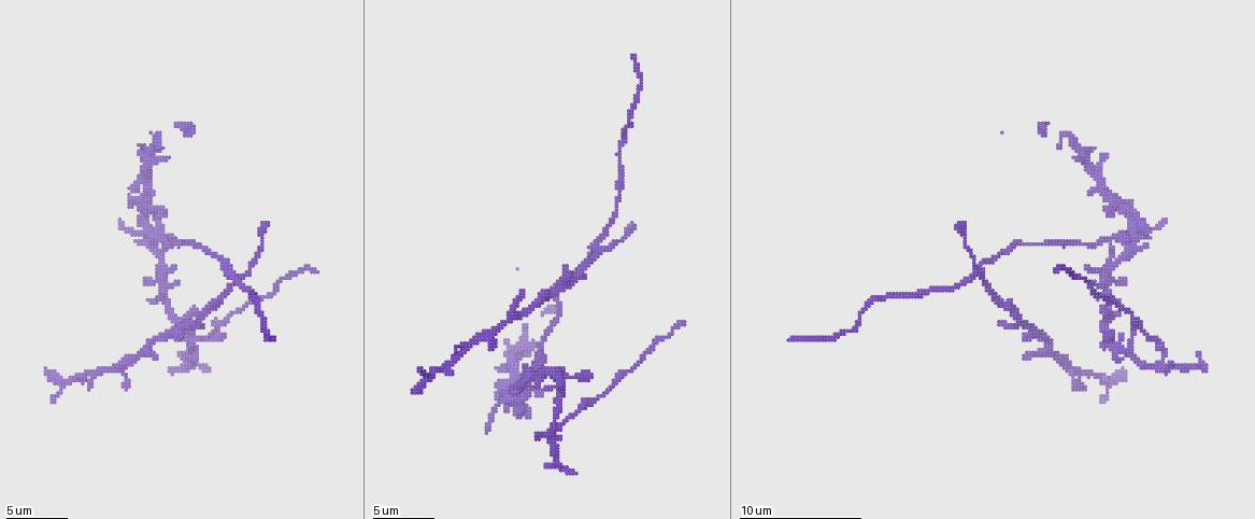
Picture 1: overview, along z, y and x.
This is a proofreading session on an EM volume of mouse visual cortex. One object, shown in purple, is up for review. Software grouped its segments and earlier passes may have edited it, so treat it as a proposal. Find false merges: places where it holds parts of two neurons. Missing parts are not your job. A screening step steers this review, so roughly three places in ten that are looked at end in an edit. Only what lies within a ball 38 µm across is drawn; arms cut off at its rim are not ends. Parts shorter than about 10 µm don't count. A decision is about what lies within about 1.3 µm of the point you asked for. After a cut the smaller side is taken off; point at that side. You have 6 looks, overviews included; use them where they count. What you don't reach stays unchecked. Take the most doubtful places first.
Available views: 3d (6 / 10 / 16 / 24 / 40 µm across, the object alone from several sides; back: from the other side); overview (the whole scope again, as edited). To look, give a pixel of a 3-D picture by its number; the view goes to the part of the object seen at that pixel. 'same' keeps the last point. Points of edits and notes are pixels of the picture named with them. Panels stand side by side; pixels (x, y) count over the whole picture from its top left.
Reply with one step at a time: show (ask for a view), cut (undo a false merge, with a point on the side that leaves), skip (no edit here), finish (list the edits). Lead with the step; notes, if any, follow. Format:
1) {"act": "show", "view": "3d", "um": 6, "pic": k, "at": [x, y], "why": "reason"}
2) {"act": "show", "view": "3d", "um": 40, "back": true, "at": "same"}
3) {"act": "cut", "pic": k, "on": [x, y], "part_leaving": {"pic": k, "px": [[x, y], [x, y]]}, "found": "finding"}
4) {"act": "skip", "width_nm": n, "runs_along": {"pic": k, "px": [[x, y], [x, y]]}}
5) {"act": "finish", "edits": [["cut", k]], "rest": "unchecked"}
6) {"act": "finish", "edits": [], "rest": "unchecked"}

{"act": "show", "view": "3d", "um": 16, "pic": 1, "at": [1160, 364], "why": "sharp bend"}

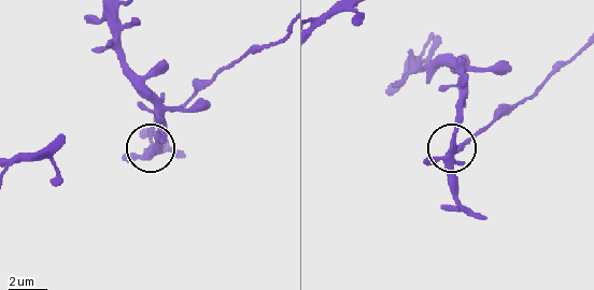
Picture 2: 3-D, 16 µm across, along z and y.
{"act": "show", "view": "3d", "um": 6, "pic": 2, "at": [151, 148]}

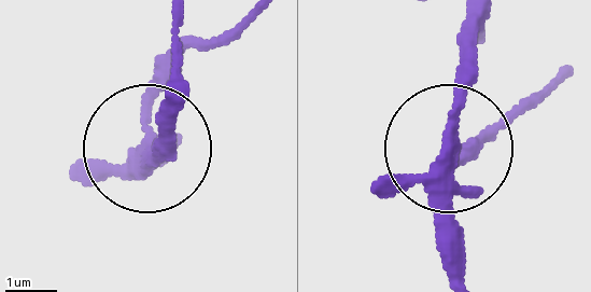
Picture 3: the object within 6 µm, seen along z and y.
{"act": "cut", "pic": 3, "on": [476, 139], "found": "two neurons meet here"}

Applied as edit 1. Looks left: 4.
{"act": "show", "view": "overview", "why": "see it whole again"}

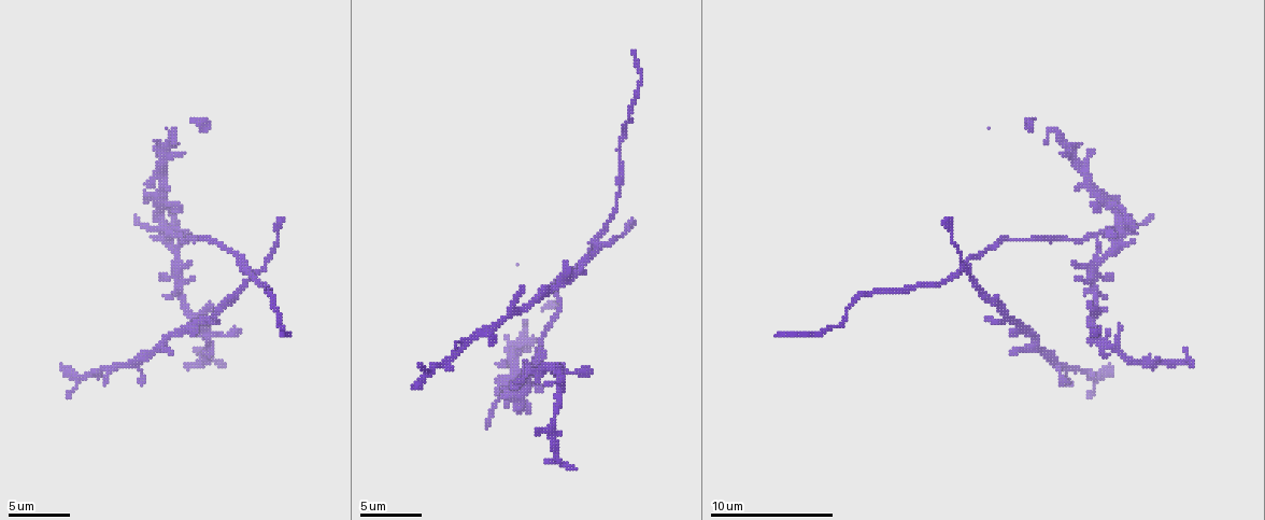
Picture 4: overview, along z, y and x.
{"act": "show", "view": "3d", "um": 6, "pic": 4, "at": [599, 240], "why": "four-way junction"}

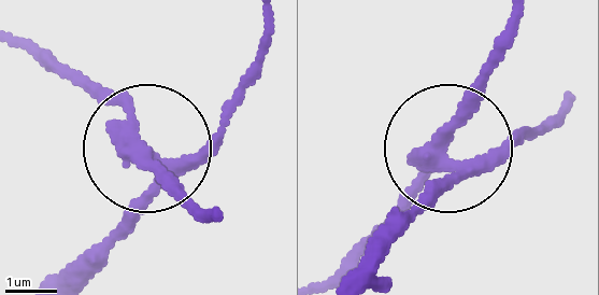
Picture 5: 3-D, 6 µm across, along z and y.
{"act": "cut", "pic": 5, "on": [138, 206], "arms": 4, "part_leaving": {"pic": 5, "px": [[132, 150], [150, 183], [63, 274]]}, "found": "two neurons meet here"}

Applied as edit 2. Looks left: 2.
{"act": "finish", "edits": [["cut", 3], ["cut", 5]], "rest": "unchecked"}

